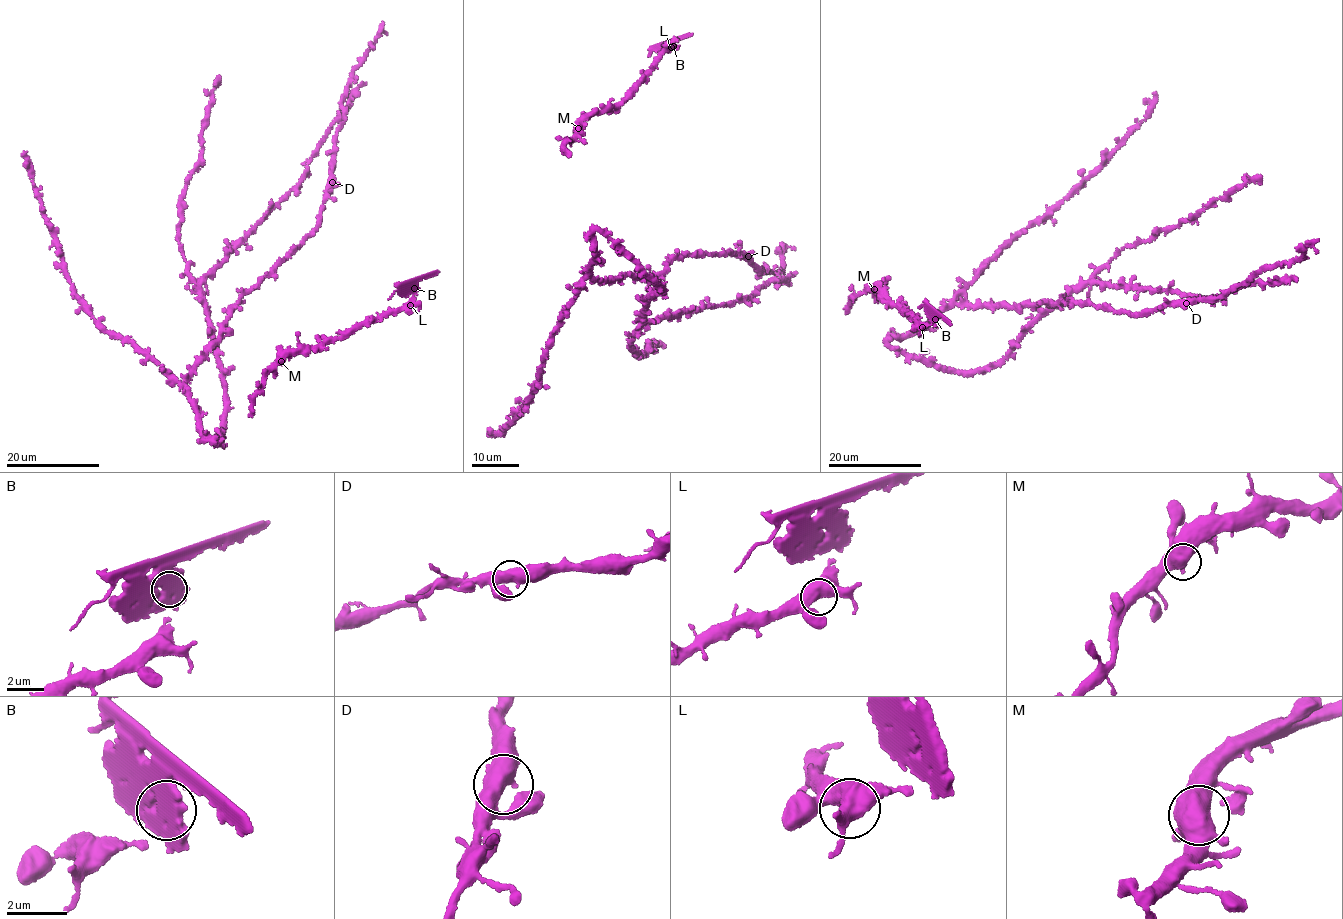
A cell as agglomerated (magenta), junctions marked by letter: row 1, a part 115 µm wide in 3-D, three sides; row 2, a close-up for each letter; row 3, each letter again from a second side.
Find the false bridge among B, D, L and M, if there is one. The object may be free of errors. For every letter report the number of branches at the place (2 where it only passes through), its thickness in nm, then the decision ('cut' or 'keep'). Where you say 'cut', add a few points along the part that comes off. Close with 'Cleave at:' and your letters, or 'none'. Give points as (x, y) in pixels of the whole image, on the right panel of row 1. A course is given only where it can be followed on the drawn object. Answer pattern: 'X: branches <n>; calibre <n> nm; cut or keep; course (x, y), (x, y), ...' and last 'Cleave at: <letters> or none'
B: branches 2; calibre 700 nm; cut; course (935, 320), (936, 314), (951, 324)
D: branches 2; calibre 600 nm; keep
L: branches 2; calibre 700 nm; keep
M: branches 2; calibre 650 nm; keep
Cleave at: B

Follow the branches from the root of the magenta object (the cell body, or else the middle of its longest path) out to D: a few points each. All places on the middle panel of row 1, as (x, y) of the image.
D: (593, 243), (590, 275), (599, 280), (631, 274), (653, 278), (667, 270), (671, 260), (691, 254), (748, 256)

